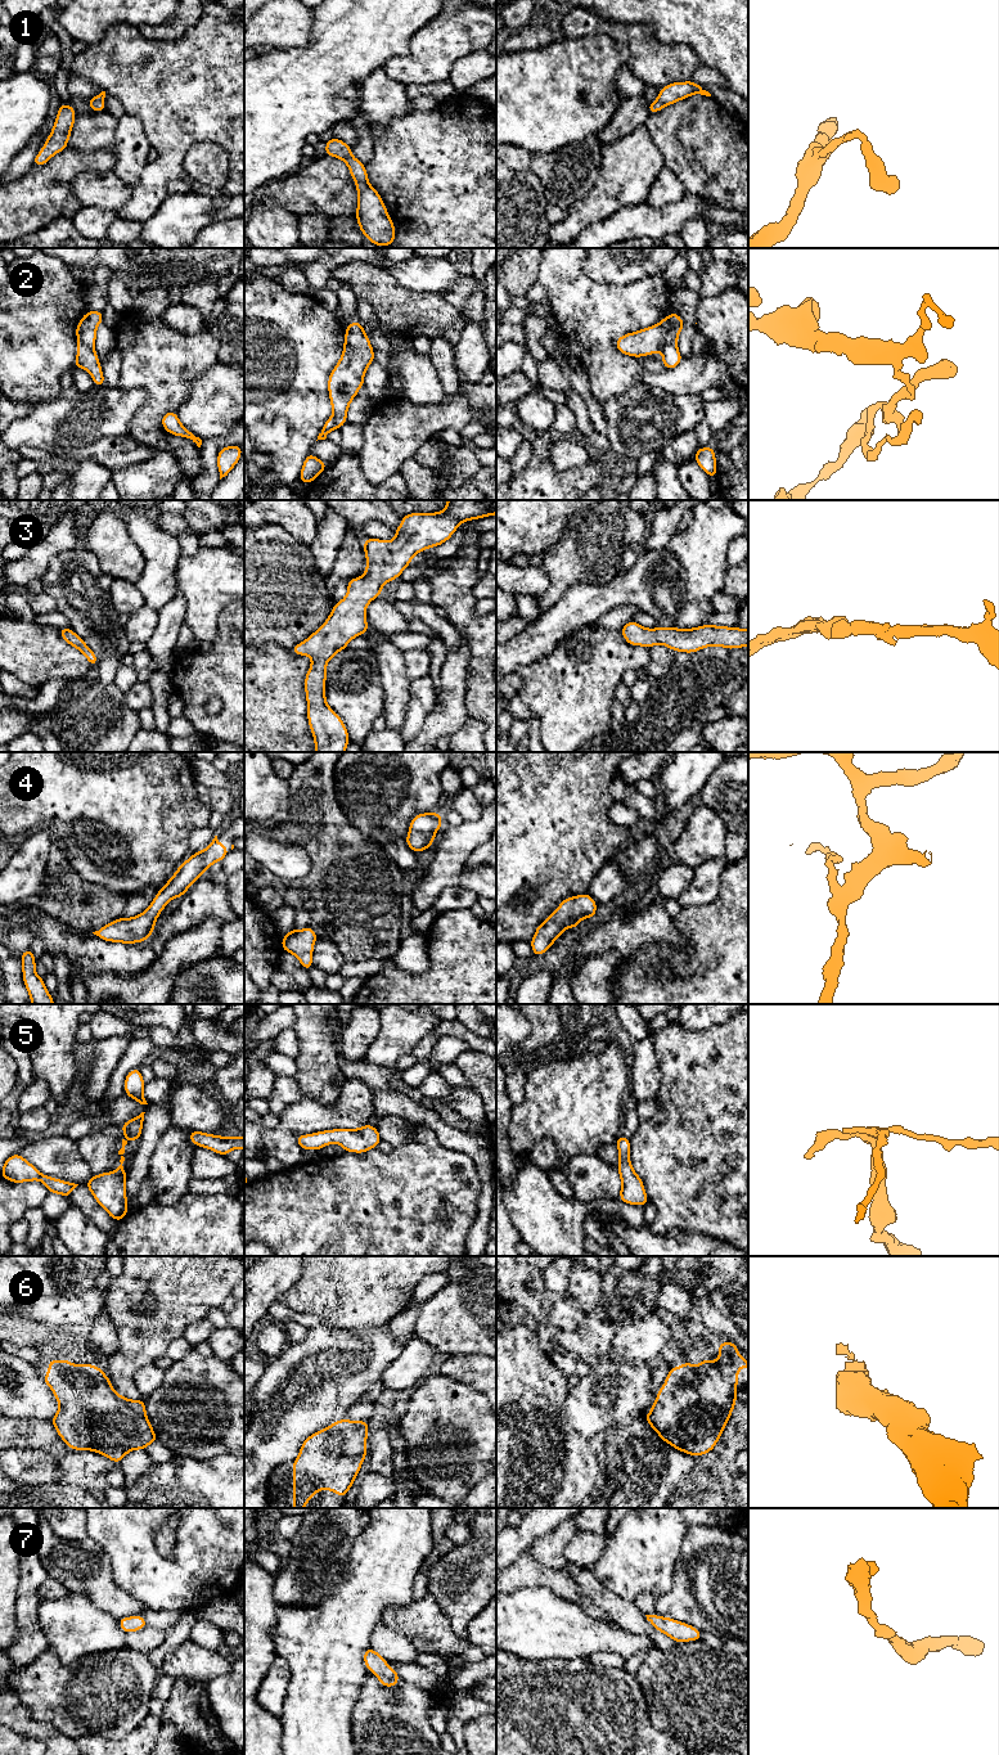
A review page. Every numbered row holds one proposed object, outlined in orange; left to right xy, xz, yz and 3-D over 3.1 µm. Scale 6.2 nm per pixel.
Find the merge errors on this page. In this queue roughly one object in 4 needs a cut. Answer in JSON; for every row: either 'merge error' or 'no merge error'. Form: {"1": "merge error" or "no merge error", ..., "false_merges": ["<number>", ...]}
{"1": "no merge error", "2": "merge error", "3": "no merge error", "4": "no merge error", "5": "no merge error", "6": "no merge error", "7": "no merge error", "false_merges": ["2"]}

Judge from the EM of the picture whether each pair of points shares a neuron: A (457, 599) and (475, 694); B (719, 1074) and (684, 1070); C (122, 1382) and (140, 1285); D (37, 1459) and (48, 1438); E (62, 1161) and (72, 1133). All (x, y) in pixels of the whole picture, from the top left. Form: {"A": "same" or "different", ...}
{"A": "same", "B": "same", "C": "same", "D": "different", "E": "different"}

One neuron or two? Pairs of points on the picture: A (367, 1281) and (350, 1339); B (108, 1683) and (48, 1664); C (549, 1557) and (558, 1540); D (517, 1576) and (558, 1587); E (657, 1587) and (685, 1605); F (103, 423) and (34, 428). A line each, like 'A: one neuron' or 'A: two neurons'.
A: two neurons
B: one neuron
C: one neuron
D: one neuron
E: two neurons
F: one neuron

